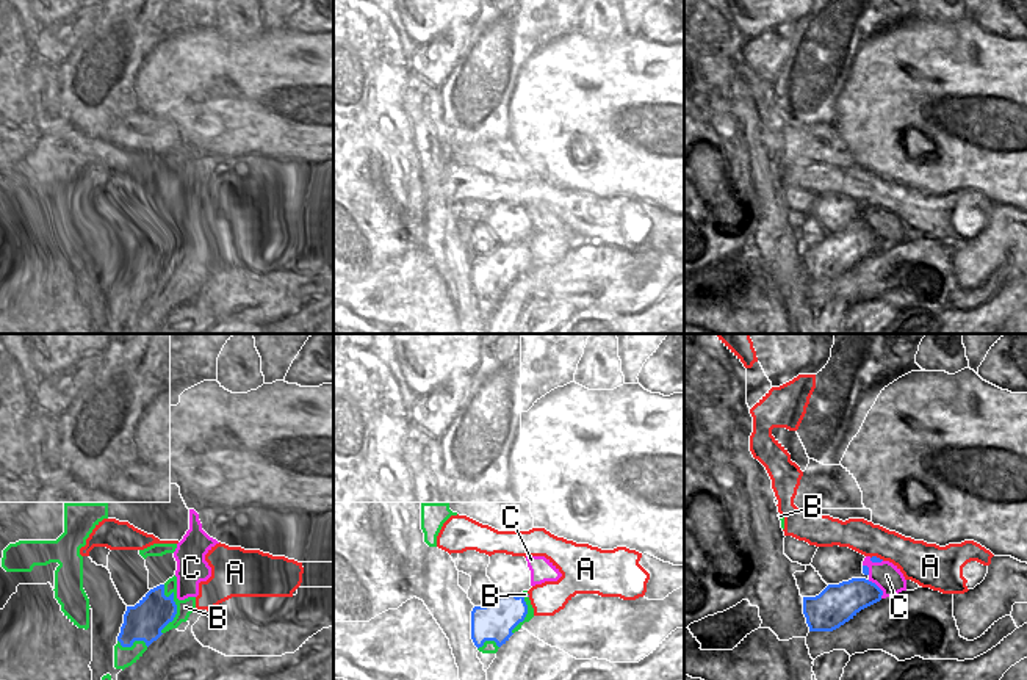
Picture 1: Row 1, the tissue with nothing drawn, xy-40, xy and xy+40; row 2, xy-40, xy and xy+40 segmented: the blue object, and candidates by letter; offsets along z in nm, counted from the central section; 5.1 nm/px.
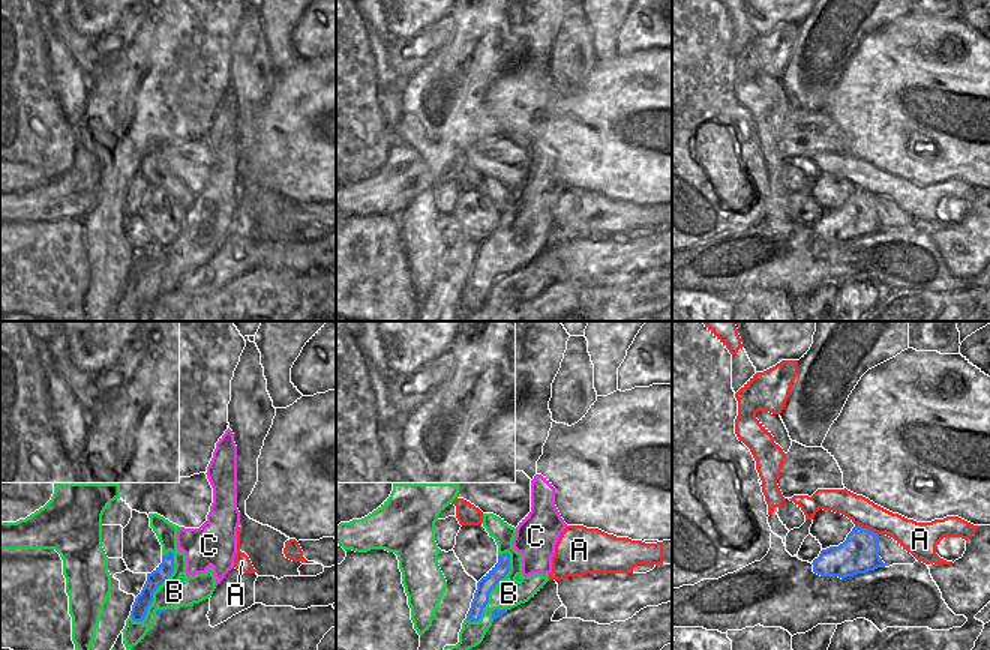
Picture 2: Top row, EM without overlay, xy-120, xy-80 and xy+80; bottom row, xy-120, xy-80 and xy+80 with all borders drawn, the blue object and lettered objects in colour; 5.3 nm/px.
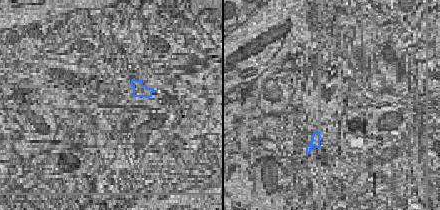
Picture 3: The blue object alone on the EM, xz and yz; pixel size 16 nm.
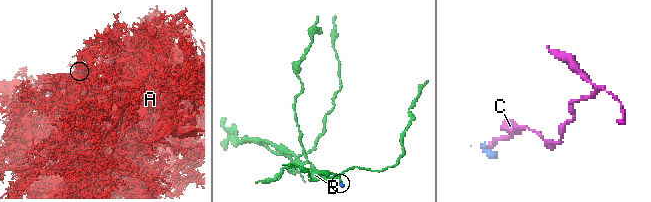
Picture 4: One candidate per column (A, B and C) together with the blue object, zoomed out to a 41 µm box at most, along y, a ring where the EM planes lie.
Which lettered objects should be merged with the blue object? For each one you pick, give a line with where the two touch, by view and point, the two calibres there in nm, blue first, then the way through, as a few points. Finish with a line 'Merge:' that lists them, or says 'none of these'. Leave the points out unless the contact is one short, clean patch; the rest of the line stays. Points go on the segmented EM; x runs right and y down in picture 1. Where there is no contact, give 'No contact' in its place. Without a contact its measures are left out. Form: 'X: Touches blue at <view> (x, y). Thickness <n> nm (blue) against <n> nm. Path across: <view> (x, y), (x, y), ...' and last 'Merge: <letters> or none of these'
Merge: none of these

